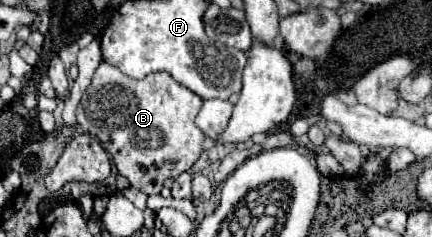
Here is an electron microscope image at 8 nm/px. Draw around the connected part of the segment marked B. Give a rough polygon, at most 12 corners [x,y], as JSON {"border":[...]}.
{"border":[[103,62],[77,124],[153,196],[199,158],[203,100]]}

